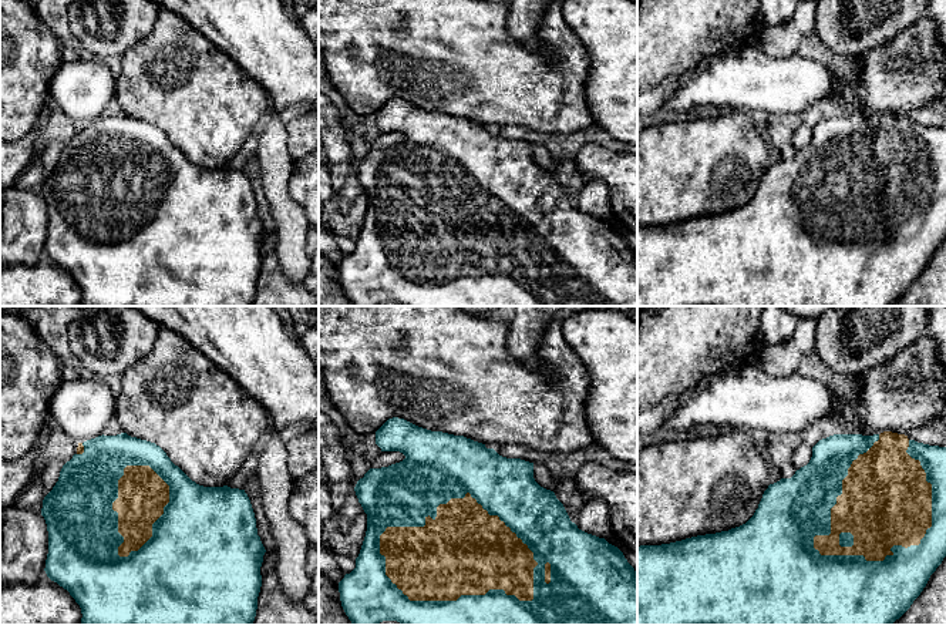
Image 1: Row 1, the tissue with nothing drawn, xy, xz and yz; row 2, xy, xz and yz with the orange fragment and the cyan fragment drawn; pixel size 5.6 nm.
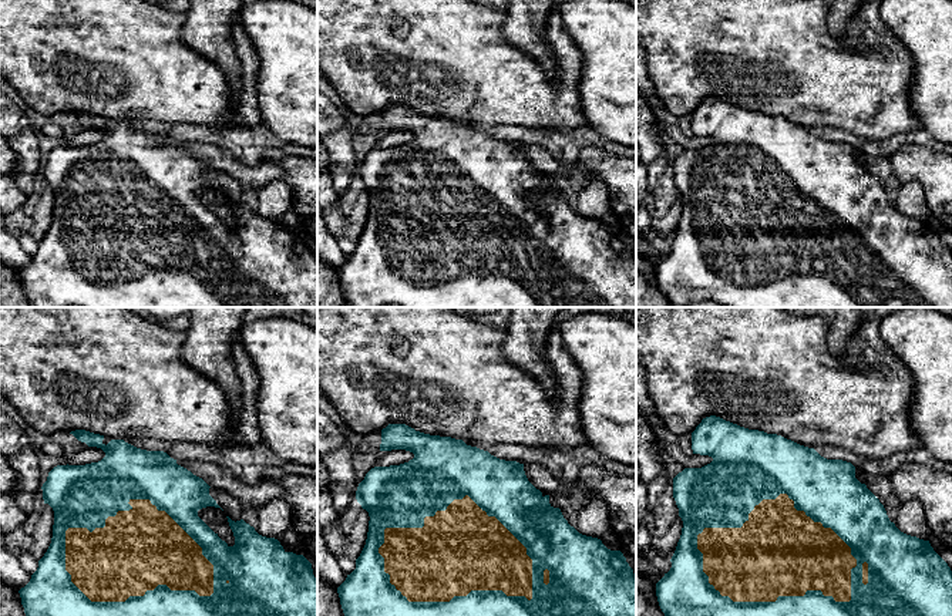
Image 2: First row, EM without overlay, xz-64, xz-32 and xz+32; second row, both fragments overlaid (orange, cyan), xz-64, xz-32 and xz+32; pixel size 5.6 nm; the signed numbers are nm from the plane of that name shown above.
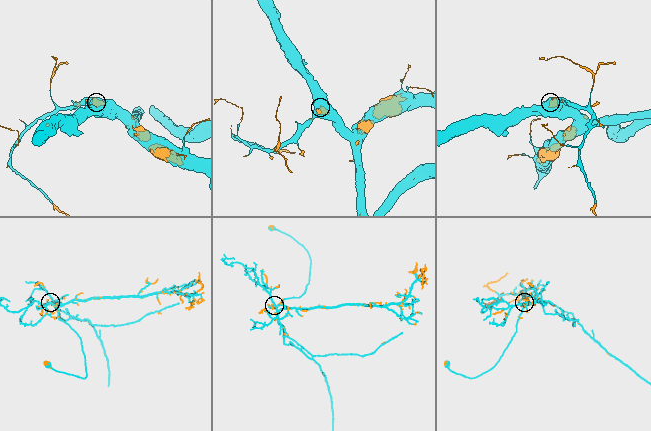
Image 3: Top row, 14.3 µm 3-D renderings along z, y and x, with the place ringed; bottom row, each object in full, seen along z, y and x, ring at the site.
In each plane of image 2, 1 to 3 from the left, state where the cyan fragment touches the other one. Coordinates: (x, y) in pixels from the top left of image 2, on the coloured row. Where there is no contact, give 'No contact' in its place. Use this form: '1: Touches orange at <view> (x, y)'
1: Touches orange at xz-64 (118, 601)
2: Touches orange at xz-32 (436, 601)
3: Touches orange at xz+32 (757, 601)

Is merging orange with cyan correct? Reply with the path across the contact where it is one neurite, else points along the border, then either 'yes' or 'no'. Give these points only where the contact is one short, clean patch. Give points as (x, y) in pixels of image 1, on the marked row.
yes

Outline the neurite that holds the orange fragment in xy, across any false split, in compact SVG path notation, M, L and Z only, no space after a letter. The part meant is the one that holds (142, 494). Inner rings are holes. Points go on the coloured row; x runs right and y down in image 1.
M127 433L98 436L78 443L77 453L67 461L58 481L44 497L41 515L48 531L47 577L67 589L81 608L81 625L252 625L262 587L260 567L266 552L257 535L256 518L245 490L203 487L192 481L155 443L131 437Z

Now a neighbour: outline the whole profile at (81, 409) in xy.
M87 374L61 382L50 401L54 423L75 443L102 436L115 414L117 399L108 384Z

